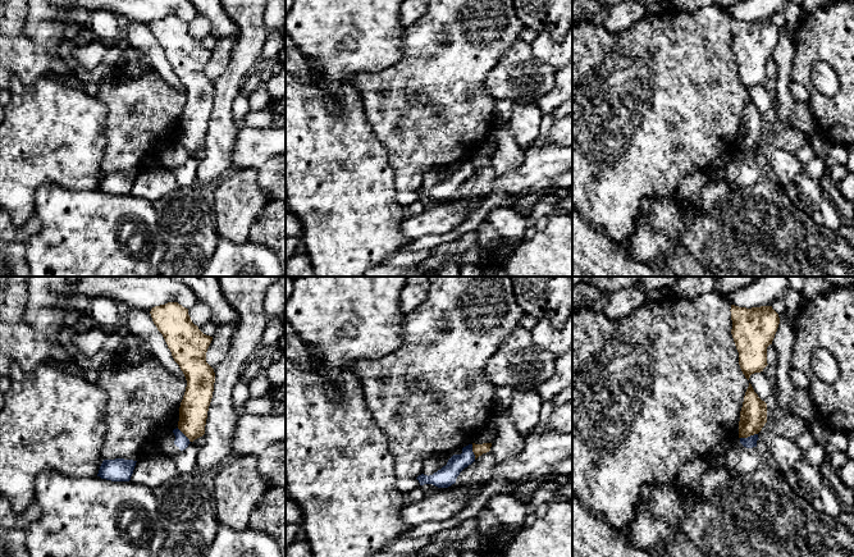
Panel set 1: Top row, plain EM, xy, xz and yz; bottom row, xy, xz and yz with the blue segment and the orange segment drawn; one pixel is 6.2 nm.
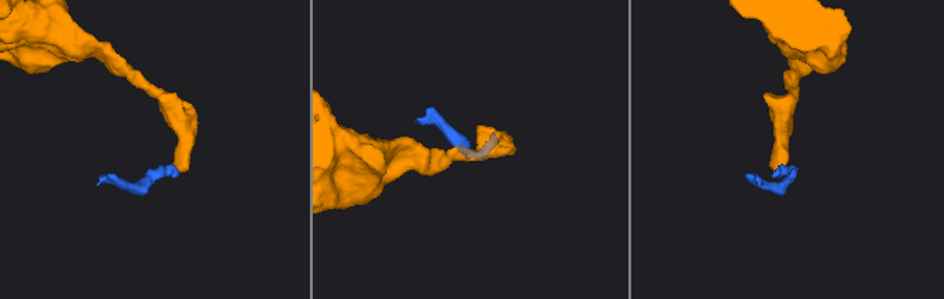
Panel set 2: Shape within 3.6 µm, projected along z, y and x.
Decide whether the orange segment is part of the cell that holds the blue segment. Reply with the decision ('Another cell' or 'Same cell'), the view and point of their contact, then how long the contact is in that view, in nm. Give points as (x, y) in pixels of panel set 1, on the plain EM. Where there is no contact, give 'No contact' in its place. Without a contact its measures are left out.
Another cell. Touches blue at yz (748, 150). Shared border 120 nm

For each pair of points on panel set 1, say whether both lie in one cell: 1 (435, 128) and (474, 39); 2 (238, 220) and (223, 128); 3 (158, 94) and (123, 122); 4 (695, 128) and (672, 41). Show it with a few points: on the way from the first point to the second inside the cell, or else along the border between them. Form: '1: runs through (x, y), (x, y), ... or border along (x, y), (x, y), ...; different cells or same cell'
1: runs through (435, 106), (435, 92), (442, 71), (452, 60); same cell
2: border along (231, 169), (208, 190); different cells
3: runs through (149, 103), (132, 119); same cell
4: runs through (676, 106), (672, 103), (672, 63); same cell

